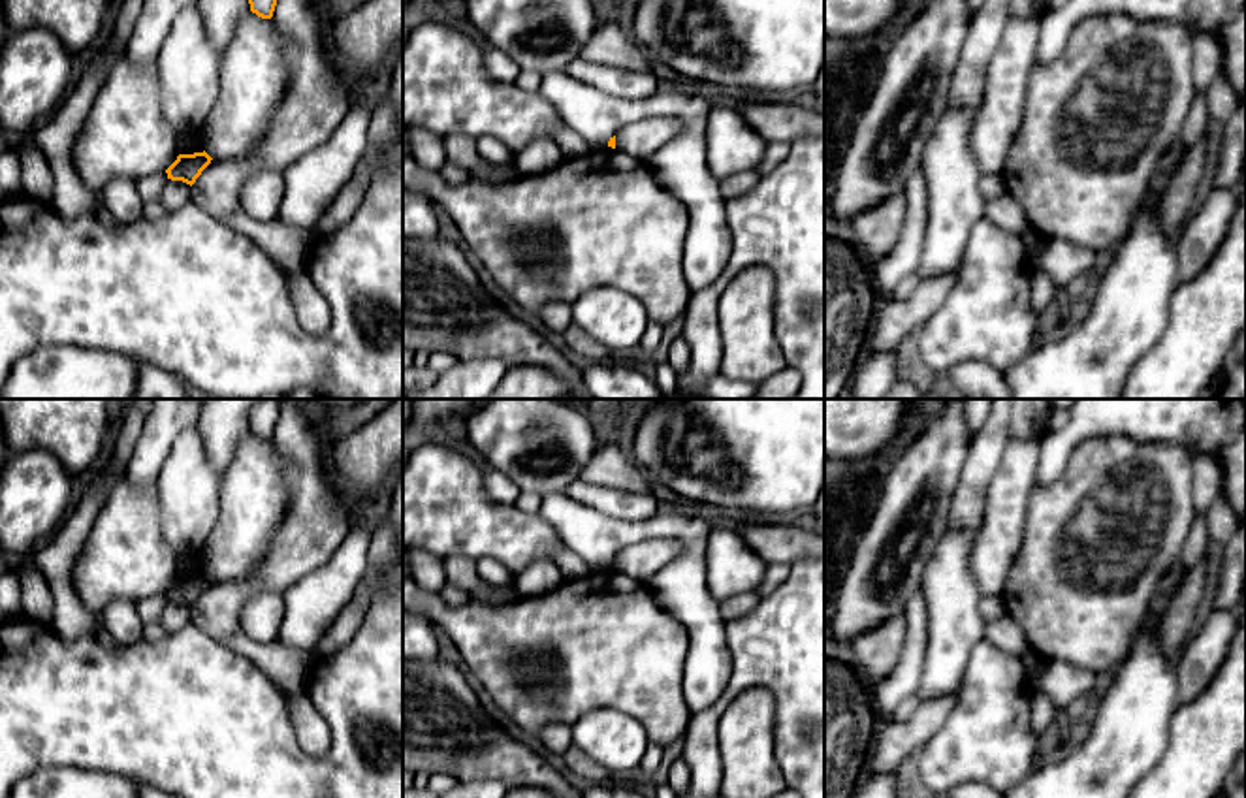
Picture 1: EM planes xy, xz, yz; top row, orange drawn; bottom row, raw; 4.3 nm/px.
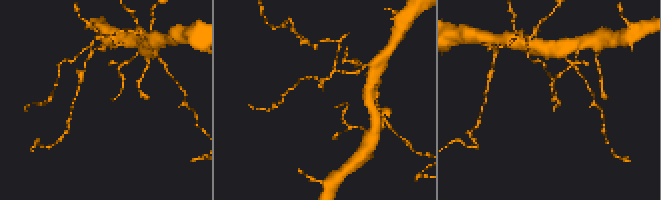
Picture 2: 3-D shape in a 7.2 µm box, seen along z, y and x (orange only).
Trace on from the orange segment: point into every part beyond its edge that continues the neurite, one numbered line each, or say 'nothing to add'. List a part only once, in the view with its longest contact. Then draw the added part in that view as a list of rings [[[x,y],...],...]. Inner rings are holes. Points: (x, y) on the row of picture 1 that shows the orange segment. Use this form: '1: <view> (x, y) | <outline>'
nothing to add

